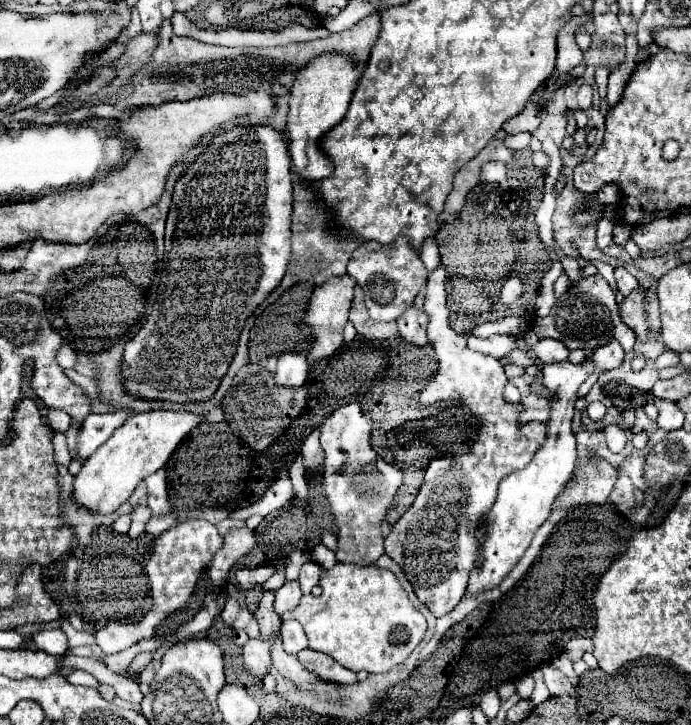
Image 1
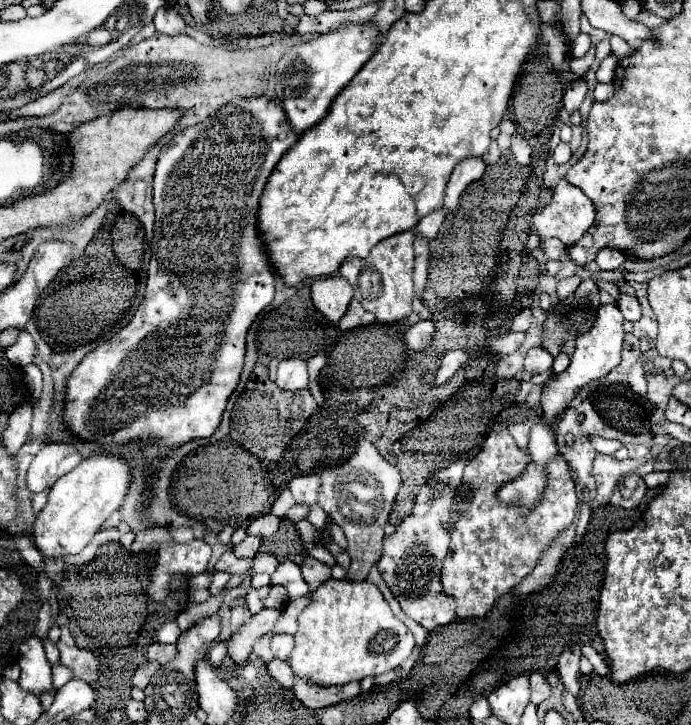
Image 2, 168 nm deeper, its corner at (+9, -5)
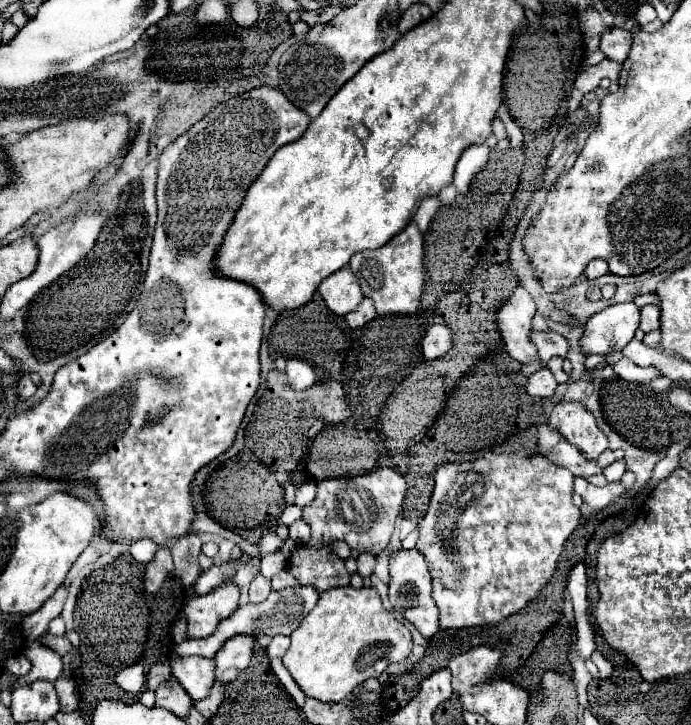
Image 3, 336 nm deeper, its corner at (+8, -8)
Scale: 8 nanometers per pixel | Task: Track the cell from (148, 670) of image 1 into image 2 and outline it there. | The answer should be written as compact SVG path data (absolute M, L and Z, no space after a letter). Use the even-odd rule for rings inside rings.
M148 661L148 663L144 663L144 665L134 673L134 677L132 677L134 687L144 689L144 687L150 683L150 677L156 673L156 669L158 669L158 667L160 667L160 665L158 665L156 661Z

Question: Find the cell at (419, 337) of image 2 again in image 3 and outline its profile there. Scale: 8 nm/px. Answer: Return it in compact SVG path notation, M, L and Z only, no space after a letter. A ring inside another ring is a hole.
M433 324L427 328L421 342L424 360L435 360L443 356L451 346L451 330L443 324Z

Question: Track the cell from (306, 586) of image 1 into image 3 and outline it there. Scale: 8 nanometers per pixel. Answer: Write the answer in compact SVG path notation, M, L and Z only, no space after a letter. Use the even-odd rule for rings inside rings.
M283 568L277 576L273 576L271 582L273 582L273 590L283 590L283 588L295 588L295 586L299 586L297 578L287 568Z

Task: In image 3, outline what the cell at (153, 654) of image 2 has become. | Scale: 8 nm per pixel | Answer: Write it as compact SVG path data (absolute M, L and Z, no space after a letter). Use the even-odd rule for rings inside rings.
M297 586L297 588L285 588L279 592L271 592L267 596L267 600L263 600L261 604L243 604L235 610L235 614L231 614L229 618L225 618L217 632L209 638L203 640L185 640L181 644L175 646L175 654L177 656L207 656L213 658L215 652L223 646L223 642L235 634L251 634L251 636L259 636L259 634L267 634L267 636L277 636L277 634L291 634L299 622L315 608L317 604L317 590L313 586Z

